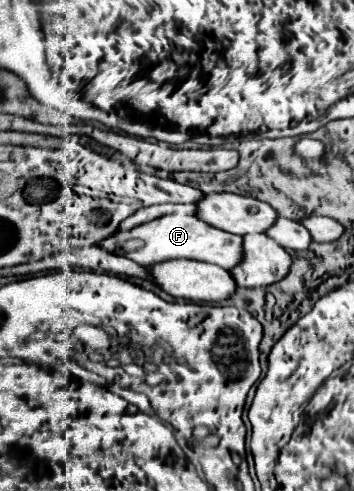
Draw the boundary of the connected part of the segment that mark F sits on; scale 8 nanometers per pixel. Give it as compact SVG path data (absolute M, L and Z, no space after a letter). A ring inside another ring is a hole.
M180 214L160 216L152 222L136 226L132 230L124 230L124 232L118 230L118 232L110 234L108 238L100 240L96 246L100 246L102 250L108 250L108 252L114 252L114 254L120 252L122 256L126 256L142 266L164 262L164 260L174 260L174 258L188 258L188 260L218 264L220 268L228 270L228 268L234 268L236 264L240 264L240 256L242 256L242 236L212 228L212 226L204 224L202 220L196 220L196 216L180 216ZM130 238L140 238L144 242L144 246L134 252L120 252L118 242L124 242Z

